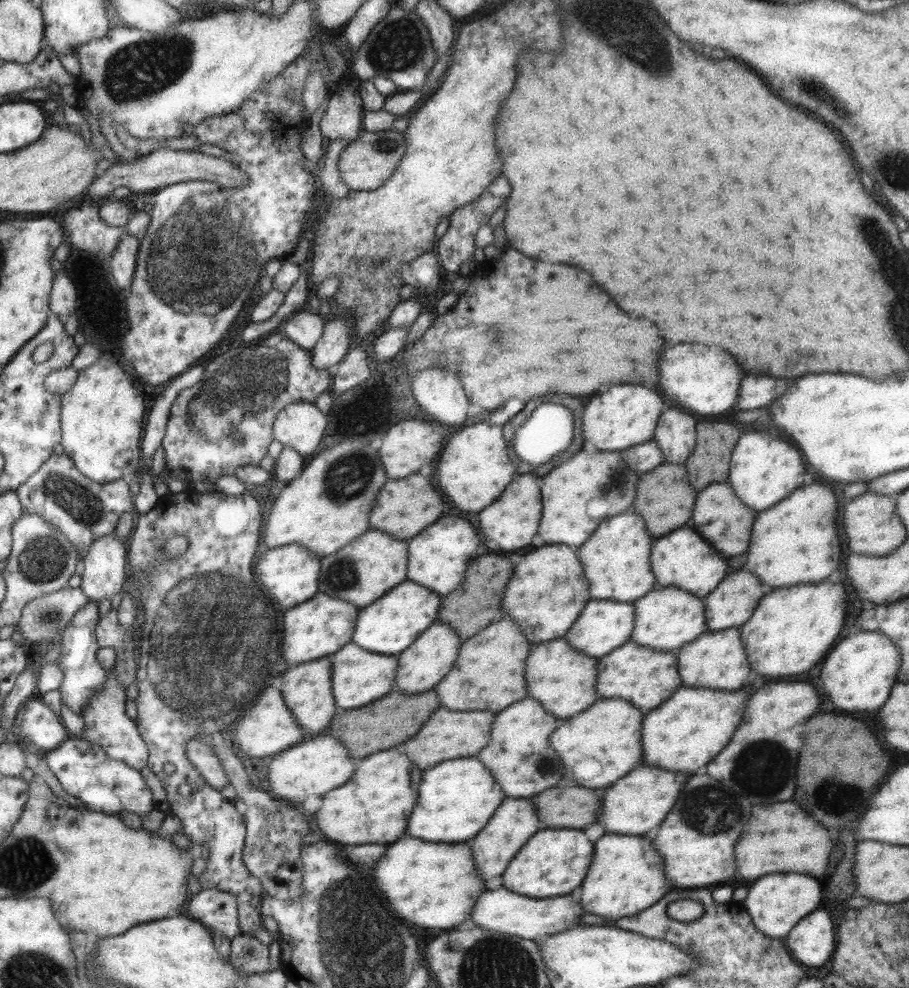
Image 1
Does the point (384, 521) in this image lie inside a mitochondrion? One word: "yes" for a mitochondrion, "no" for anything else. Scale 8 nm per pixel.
no

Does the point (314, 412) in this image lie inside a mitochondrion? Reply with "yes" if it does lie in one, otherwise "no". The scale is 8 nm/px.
no

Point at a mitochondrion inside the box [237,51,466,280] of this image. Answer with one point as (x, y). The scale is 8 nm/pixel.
(385, 143)

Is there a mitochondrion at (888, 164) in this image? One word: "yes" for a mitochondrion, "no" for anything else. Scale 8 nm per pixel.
yes

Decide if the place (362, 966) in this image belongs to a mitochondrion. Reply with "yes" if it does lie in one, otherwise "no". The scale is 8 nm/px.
yes

